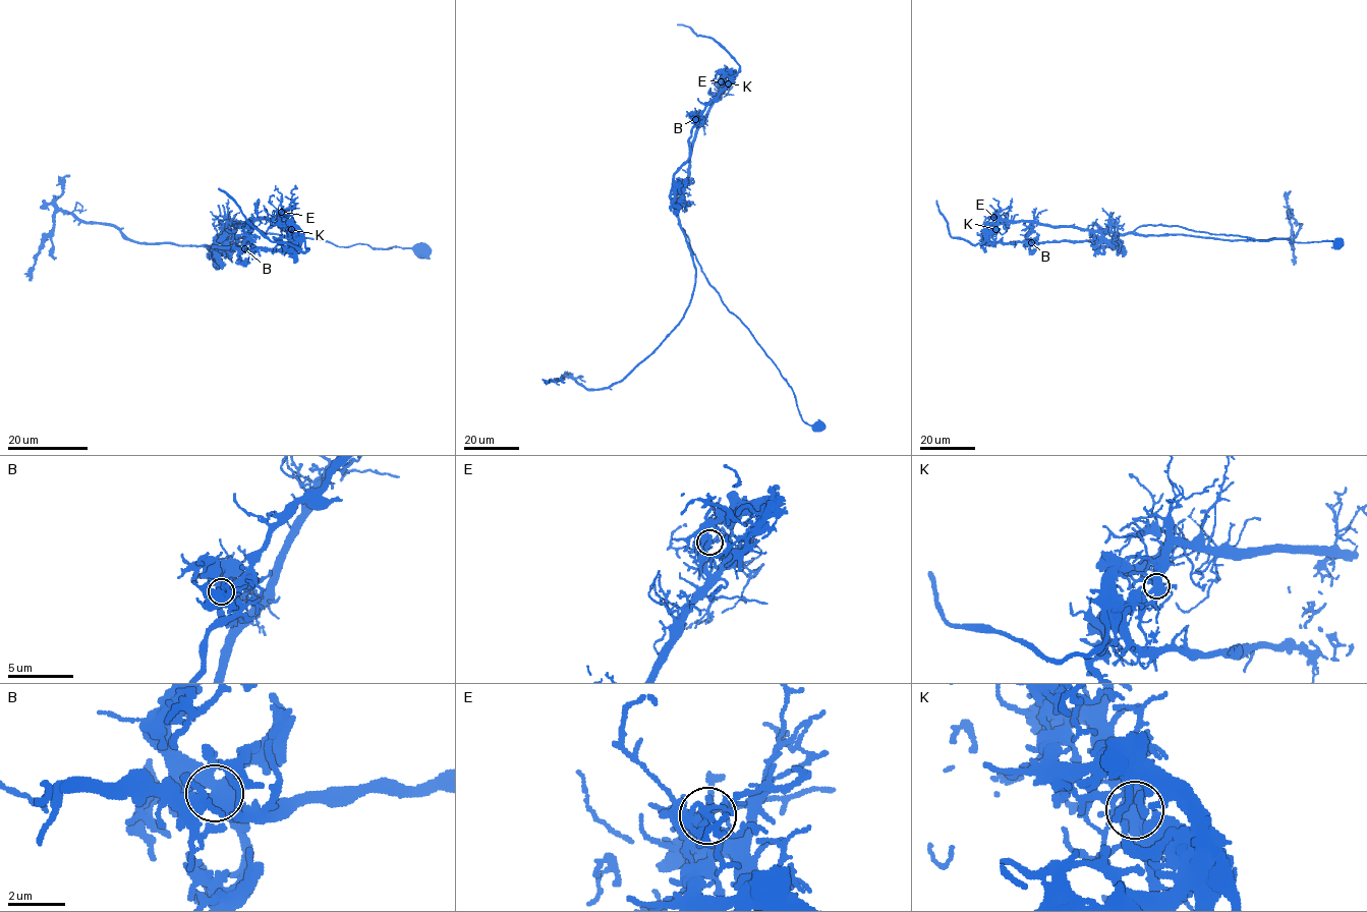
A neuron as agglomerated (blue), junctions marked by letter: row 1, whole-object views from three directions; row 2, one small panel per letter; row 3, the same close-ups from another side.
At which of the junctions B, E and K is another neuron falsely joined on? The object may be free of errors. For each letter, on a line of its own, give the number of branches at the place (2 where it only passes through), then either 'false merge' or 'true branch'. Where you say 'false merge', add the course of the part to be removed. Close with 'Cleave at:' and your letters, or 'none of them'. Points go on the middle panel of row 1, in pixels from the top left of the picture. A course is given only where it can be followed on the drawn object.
B: 6 branches meet; true branch
E: 7 branches meet; true branch
K: 8 branches meet; false merge; foreign part runs (728, 83), (692, 144), (678, 214), (695, 268), (684, 317), (620, 381), (586, 389), (570, 378), (546, 381)
Cleave at: K

